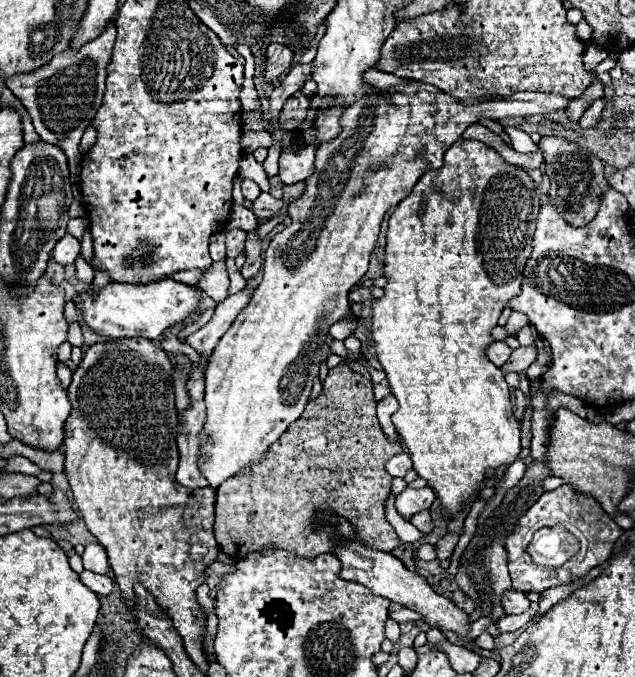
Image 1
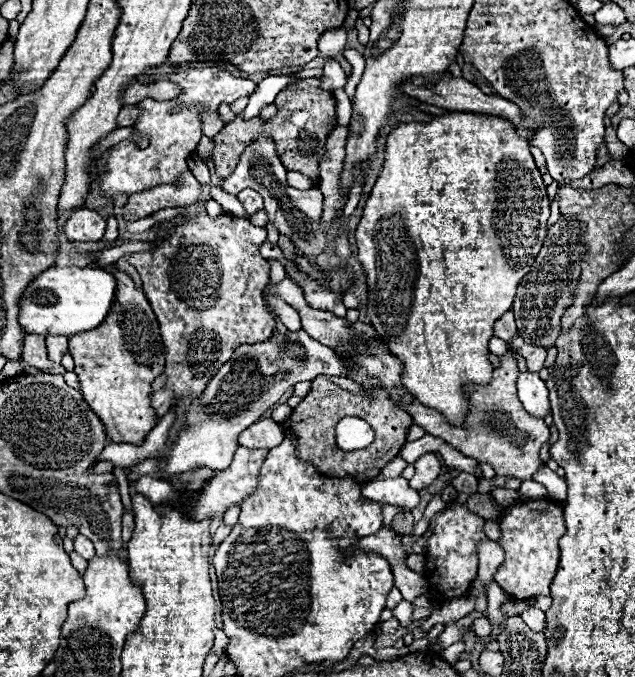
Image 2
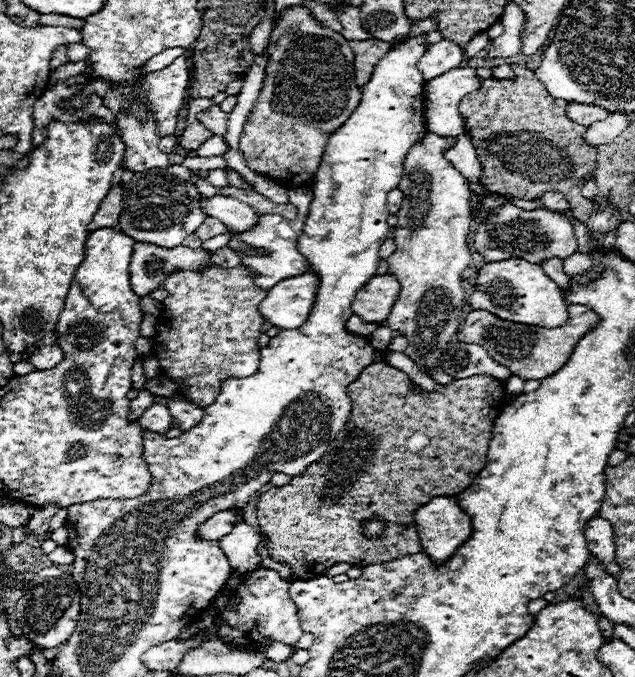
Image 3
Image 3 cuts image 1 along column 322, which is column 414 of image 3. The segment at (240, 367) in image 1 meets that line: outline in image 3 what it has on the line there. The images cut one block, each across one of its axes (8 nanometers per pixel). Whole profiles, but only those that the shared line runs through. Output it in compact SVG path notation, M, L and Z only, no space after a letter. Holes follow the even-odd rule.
M426 130L408 150L404 158L404 174L398 184L404 192L404 200L396 214L396 250L388 256L388 274L396 276L402 290L392 306L386 326L400 330L408 340L404 354L422 370L424 366L436 366L440 354L448 348L460 328L466 304L466 290L462 288L460 274L472 262L468 248L468 232L472 224L468 182L444 158L444 152L454 144L454 136L440 136Z

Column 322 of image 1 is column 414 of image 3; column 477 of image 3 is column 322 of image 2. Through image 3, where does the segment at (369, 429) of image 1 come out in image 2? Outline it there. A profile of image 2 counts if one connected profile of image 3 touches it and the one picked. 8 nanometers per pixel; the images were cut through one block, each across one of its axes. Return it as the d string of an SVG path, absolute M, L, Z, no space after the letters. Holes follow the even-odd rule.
M316 376L312 380L312 390L308 396L292 410L290 418L282 422L284 432L292 432L296 438L296 456L300 460L310 460L310 464L316 468L318 474L330 476L330 478L354 478L358 484L372 482L382 468L398 456L400 448L406 442L408 428L412 426L412 416L392 404L384 388L362 388L360 384L354 384L350 378L338 378L338 376ZM346 416L358 416L366 420L374 432L376 440L364 448L354 452L344 452L336 446L336 424Z

